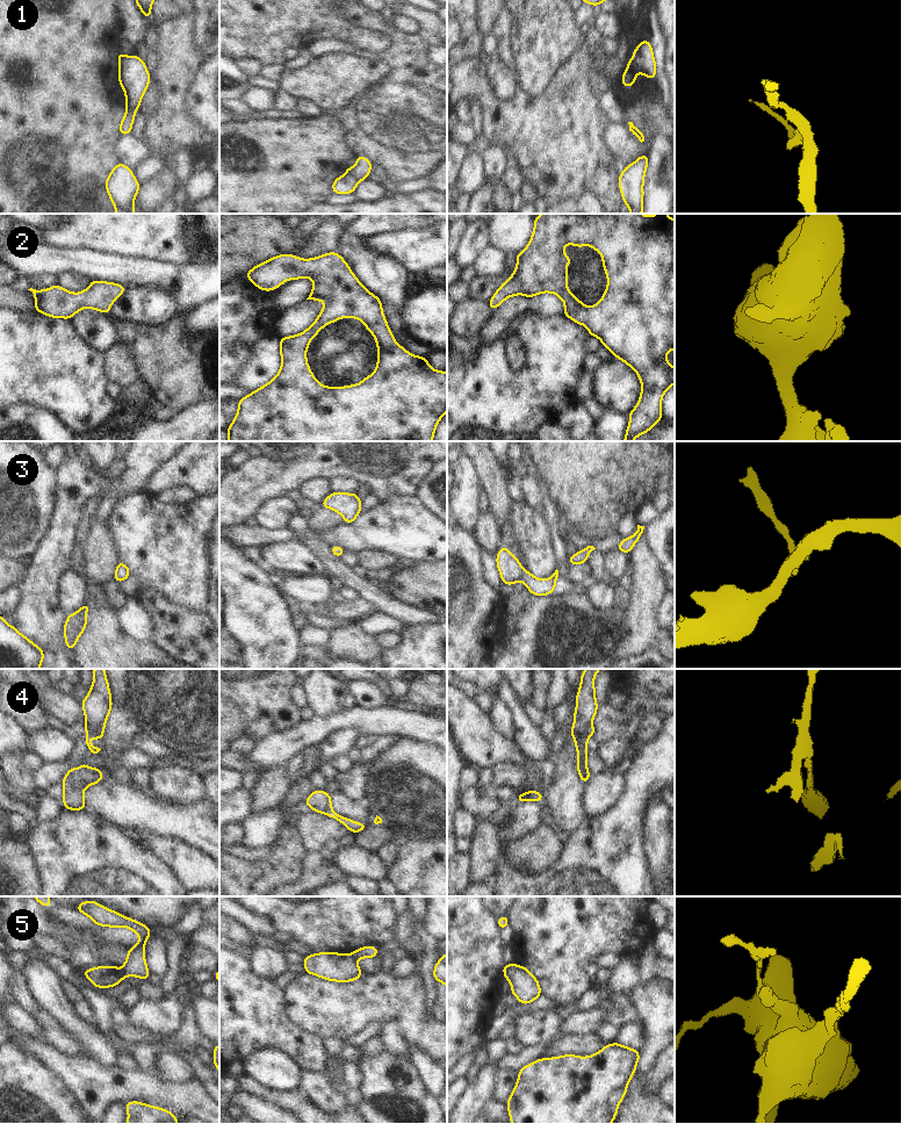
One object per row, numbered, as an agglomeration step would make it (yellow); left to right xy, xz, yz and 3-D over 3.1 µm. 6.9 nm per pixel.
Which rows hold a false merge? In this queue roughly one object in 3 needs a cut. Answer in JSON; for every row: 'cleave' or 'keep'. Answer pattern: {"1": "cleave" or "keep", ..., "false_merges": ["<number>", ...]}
{"1": "cleave", "2": "keep", "3": "keep", "4": "cleave", "5": "cleave", "false_merges": ["1", "4", "5"]}

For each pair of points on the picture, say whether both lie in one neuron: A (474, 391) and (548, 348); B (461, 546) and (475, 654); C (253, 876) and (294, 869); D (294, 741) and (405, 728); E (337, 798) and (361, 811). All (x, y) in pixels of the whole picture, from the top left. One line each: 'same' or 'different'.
A: same
B: same
C: same
D: same
E: same

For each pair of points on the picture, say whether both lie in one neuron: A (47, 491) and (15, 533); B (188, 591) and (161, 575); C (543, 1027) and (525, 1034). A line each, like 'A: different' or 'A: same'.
A: same
B: same
C: same

